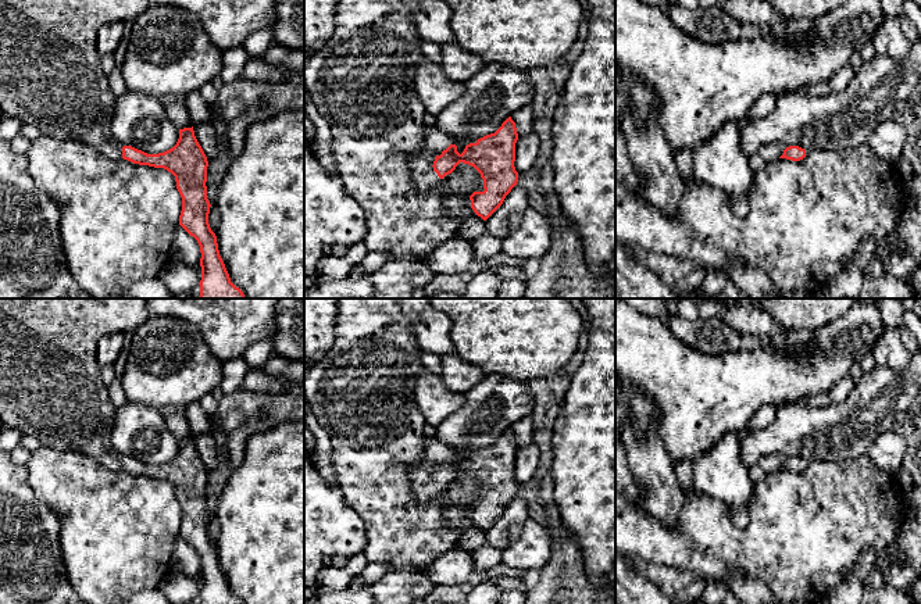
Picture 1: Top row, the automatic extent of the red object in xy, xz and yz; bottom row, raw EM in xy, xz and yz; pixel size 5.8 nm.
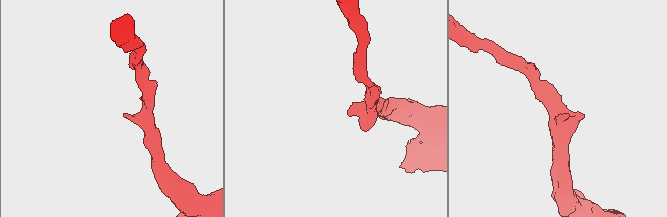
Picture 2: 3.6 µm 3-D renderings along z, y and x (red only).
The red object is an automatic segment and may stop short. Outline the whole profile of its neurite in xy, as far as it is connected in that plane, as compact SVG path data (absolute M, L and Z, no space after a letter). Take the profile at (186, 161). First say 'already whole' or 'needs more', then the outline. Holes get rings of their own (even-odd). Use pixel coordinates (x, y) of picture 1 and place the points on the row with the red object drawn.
needs more; M0 0L0 114L36 125L44 136L82 142L108 158L171 172L182 197L179 225L200 246L200 299L244 299L243 292L231 282L217 236L208 224L208 161L193 126L179 129L176 144L158 154L122 146L110 126L117 97L101 68L99 31L104 24L135 21L149 7L149 0Z

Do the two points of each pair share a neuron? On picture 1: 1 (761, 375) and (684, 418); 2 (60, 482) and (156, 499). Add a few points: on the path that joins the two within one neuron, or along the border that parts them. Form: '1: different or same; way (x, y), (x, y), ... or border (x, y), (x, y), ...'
1: same; way (742, 381), (718, 395), (711, 395), (703, 403)
2: same; way (84, 493), (89, 499), (132, 499)

